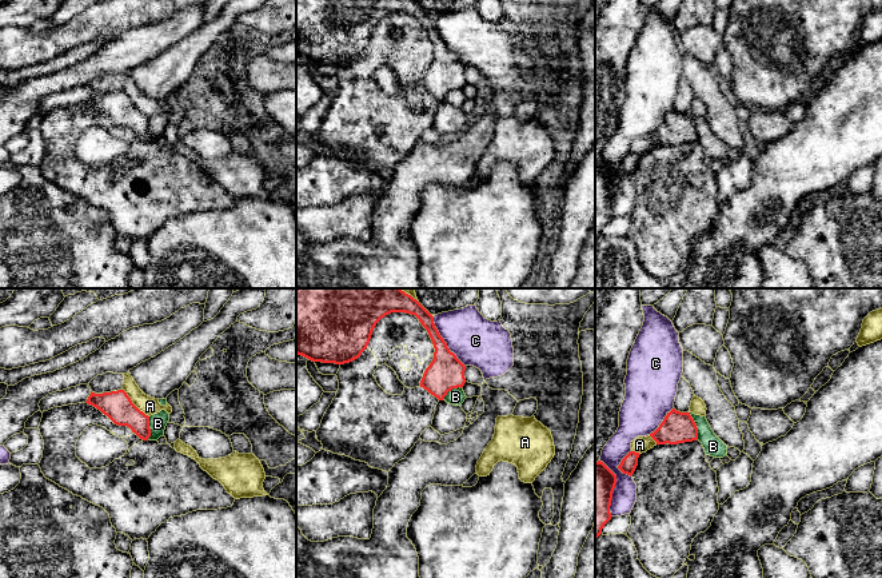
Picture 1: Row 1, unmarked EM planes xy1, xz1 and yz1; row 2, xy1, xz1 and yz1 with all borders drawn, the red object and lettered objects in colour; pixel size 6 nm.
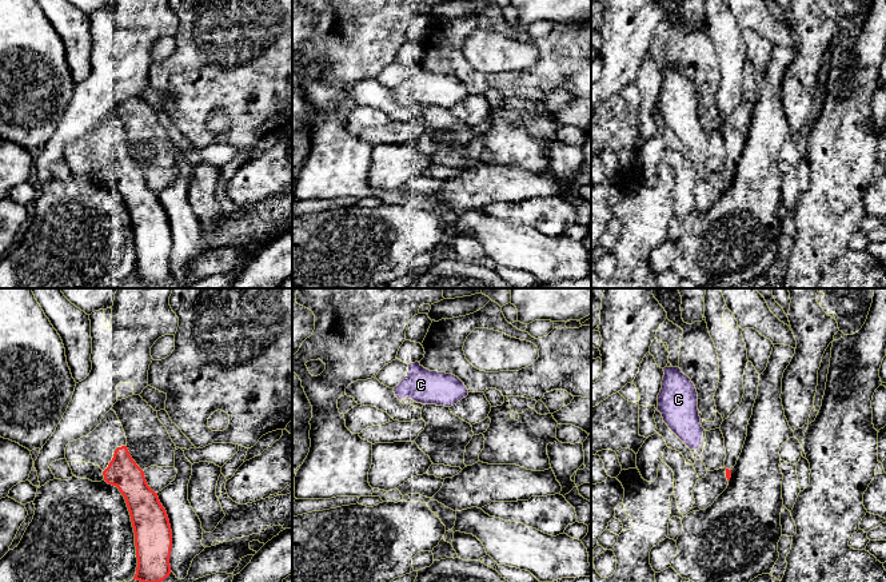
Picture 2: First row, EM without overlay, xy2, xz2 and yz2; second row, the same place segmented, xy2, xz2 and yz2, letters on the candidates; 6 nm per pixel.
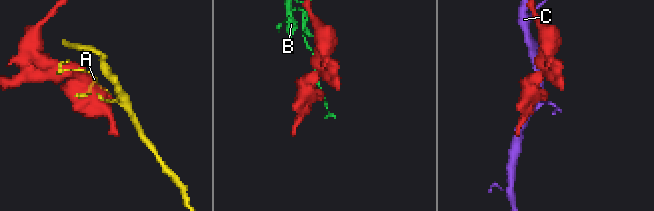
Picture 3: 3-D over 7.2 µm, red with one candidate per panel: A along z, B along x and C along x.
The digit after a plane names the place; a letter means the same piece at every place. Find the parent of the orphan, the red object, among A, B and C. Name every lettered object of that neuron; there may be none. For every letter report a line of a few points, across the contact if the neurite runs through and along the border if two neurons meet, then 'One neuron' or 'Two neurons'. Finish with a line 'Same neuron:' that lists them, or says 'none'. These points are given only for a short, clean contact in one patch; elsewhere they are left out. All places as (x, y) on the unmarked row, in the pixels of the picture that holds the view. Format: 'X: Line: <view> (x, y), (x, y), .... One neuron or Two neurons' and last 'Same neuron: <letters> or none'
A: Two neurons
B: Line: yz1 (689, 114), (697, 128), (698, 139). Two neurons
C: Two neurons
Same neuron: none

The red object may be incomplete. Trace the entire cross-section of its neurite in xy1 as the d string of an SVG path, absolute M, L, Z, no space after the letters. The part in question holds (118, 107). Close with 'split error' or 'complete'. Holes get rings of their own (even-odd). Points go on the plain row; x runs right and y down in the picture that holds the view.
M124 91L103 95L91 92L85 104L100 111L115 125L129 128L140 140L148 141L151 137L149 117L132 104Z; complete

